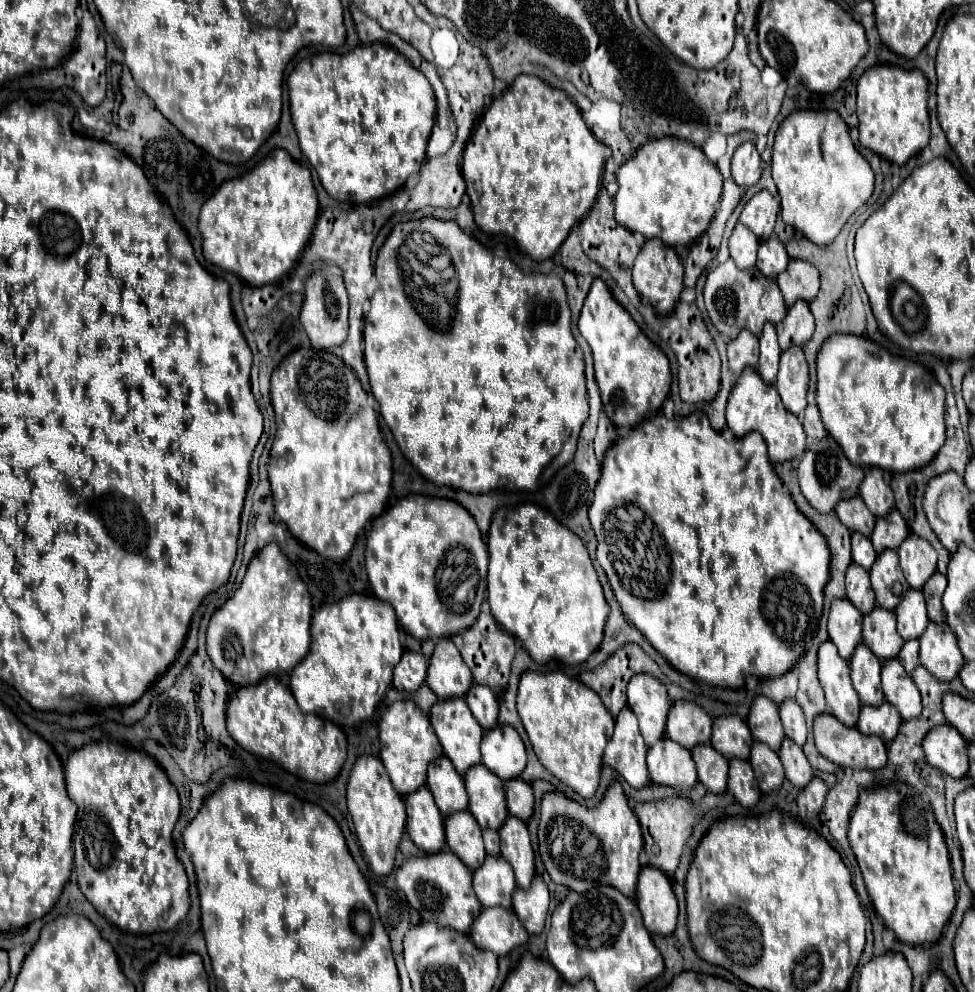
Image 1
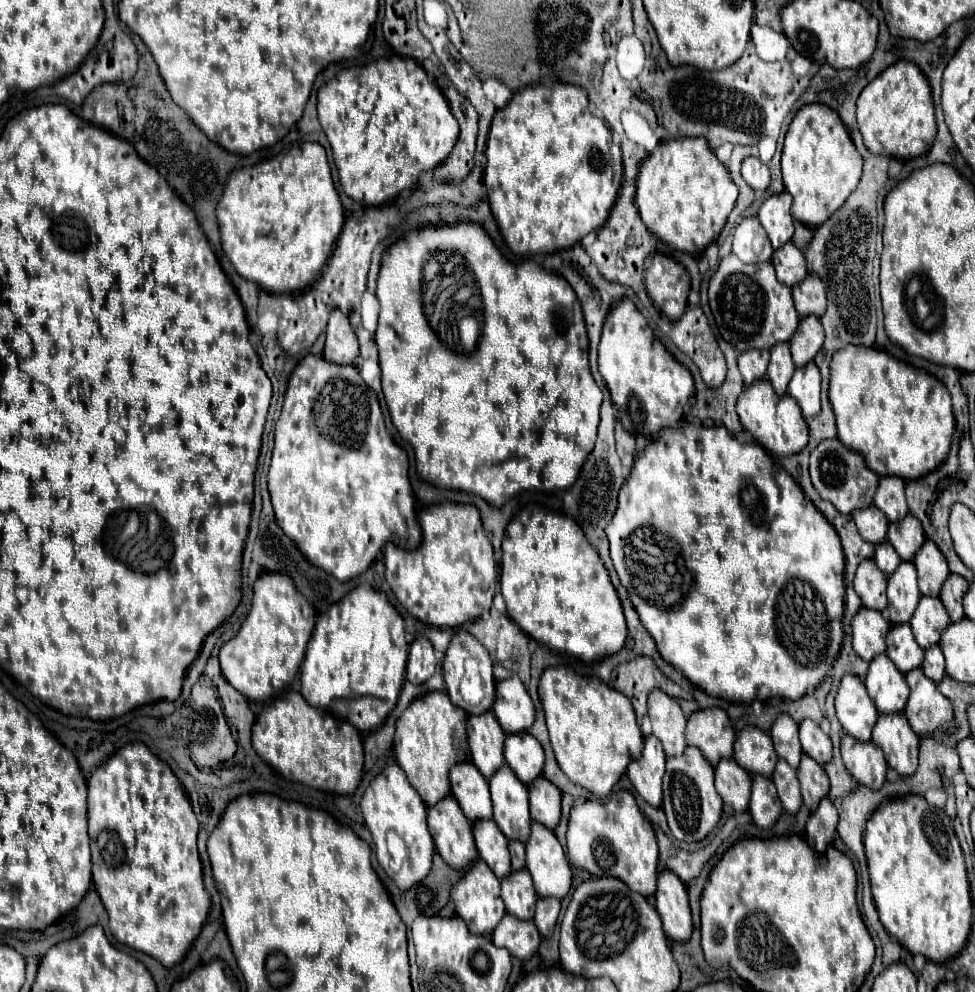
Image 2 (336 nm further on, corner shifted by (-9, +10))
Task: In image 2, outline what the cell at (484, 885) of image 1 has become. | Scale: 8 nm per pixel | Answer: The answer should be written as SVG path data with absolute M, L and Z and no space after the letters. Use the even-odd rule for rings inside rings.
M525 868L513 870L509 876L501 878L501 898L509 914L521 920L533 918L537 892L533 890L533 880L529 878L529 872Z

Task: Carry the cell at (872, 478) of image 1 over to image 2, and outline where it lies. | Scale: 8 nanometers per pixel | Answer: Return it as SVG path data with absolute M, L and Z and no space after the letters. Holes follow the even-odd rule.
M881 476L873 504L887 514L889 520L897 522L907 516L905 502L905 480L897 476Z

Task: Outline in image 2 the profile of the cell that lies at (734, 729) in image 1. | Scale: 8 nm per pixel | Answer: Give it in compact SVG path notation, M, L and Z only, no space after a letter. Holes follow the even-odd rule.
M747 726L737 734L735 740L735 762L749 774L773 774L777 754L769 734L757 726Z

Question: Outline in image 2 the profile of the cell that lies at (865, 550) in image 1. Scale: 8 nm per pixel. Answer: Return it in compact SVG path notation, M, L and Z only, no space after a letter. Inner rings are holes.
M879 542L877 546L875 546L875 554L873 554L873 560L875 560L875 564L877 564L877 568L881 570L881 572L885 572L887 576L889 574L893 574L895 572L895 568L899 566L899 562L901 562L901 558L897 556L897 552L893 550L893 546L891 546L891 542Z

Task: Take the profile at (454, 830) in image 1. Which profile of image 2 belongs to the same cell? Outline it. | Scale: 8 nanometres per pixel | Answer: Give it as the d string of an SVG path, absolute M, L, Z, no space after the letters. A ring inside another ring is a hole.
M493 820L473 822L473 836L475 836L479 858L487 862L493 874L497 874L497 878L509 874L511 860L507 850L507 838L501 834L501 830L497 830L497 824Z

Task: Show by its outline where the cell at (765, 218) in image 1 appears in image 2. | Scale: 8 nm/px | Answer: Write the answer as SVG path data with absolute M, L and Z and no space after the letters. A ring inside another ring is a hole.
M789 192L769 196L759 208L757 218L761 220L775 250L777 250L777 246L783 246L785 242L789 242L793 236L793 218L791 218L789 210L791 210Z

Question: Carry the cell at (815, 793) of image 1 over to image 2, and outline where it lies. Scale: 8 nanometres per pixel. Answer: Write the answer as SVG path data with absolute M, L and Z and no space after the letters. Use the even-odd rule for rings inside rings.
M829 798L819 802L819 808L807 820L807 842L815 852L825 852L837 828L837 810Z

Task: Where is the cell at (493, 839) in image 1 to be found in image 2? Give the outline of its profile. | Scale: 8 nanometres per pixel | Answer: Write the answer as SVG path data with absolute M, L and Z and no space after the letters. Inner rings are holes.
M519 840L509 842L509 852L511 852L511 864L515 870L525 868L525 844Z

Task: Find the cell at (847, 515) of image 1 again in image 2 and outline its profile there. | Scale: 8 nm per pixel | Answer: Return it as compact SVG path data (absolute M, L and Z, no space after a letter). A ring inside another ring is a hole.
M867 506L867 508L861 508L861 510L853 510L853 520L859 528L859 534L871 542L871 544L877 544L881 540L885 540L885 534L887 534L887 516L881 514L881 510L877 506Z

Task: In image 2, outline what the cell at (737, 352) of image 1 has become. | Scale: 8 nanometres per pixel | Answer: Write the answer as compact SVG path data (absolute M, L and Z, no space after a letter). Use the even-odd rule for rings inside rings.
M747 350L739 356L739 370L749 386L753 380L763 378L769 364L769 350Z

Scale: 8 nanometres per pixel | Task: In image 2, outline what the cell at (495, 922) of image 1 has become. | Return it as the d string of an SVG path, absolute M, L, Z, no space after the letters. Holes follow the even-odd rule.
M505 914L505 918L493 930L491 938L495 946L507 948L511 956L521 960L531 958L541 942L537 926L531 920L519 920L511 914Z

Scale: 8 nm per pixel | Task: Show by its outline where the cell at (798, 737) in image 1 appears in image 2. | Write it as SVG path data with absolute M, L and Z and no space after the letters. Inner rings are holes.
M813 720L799 722L799 740L803 746L803 752L817 760L819 764L829 762L831 758L831 740L829 736L815 724Z

